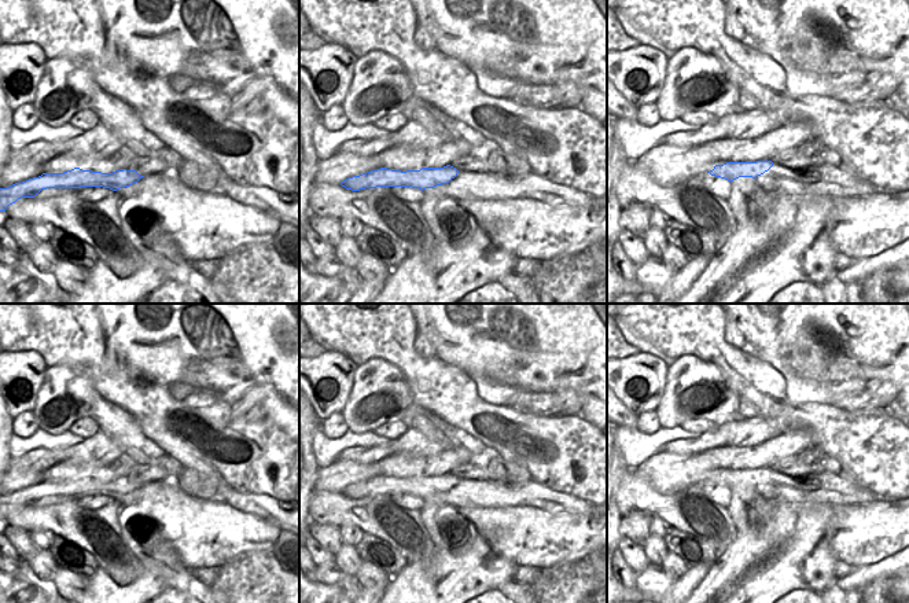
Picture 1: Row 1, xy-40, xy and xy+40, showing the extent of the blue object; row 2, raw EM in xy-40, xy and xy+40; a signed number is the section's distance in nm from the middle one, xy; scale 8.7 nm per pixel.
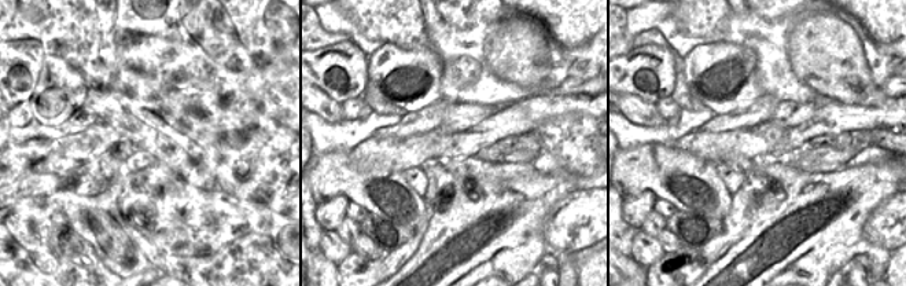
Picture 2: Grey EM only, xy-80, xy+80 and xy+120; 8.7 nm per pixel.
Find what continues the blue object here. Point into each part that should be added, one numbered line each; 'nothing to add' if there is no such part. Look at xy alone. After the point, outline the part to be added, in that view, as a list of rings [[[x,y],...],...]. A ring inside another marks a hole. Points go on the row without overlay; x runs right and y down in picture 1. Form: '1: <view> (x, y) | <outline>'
1: xy (530, 493) | [[[533,479],[525,485],[509,486],[508,489],[497,489],[493,494],[476,494],[474,504],[467,496],[448,496],[446,492],[434,496],[426,496],[431,501],[442,505],[456,507],[516,507],[530,505],[542,508],[551,514],[571,512],[582,516],[590,516],[596,508],[595,505],[579,497],[566,494],[563,492],[552,490],[544,485],[536,483]]]

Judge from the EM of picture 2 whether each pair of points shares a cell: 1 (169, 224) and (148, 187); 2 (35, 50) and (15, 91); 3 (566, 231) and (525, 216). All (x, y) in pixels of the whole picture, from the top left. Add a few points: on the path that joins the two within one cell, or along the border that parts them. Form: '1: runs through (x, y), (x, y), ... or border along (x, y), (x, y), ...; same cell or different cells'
1: runs through (169, 215), (169, 208), (158, 197); same cell
2: runs through (29, 59), (29, 72), (19, 81); same cell
3: border along (563, 197), (545, 226), (545, 242), (555, 252); different cells

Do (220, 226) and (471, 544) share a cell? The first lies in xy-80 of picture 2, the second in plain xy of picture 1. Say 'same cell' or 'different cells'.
different cells

